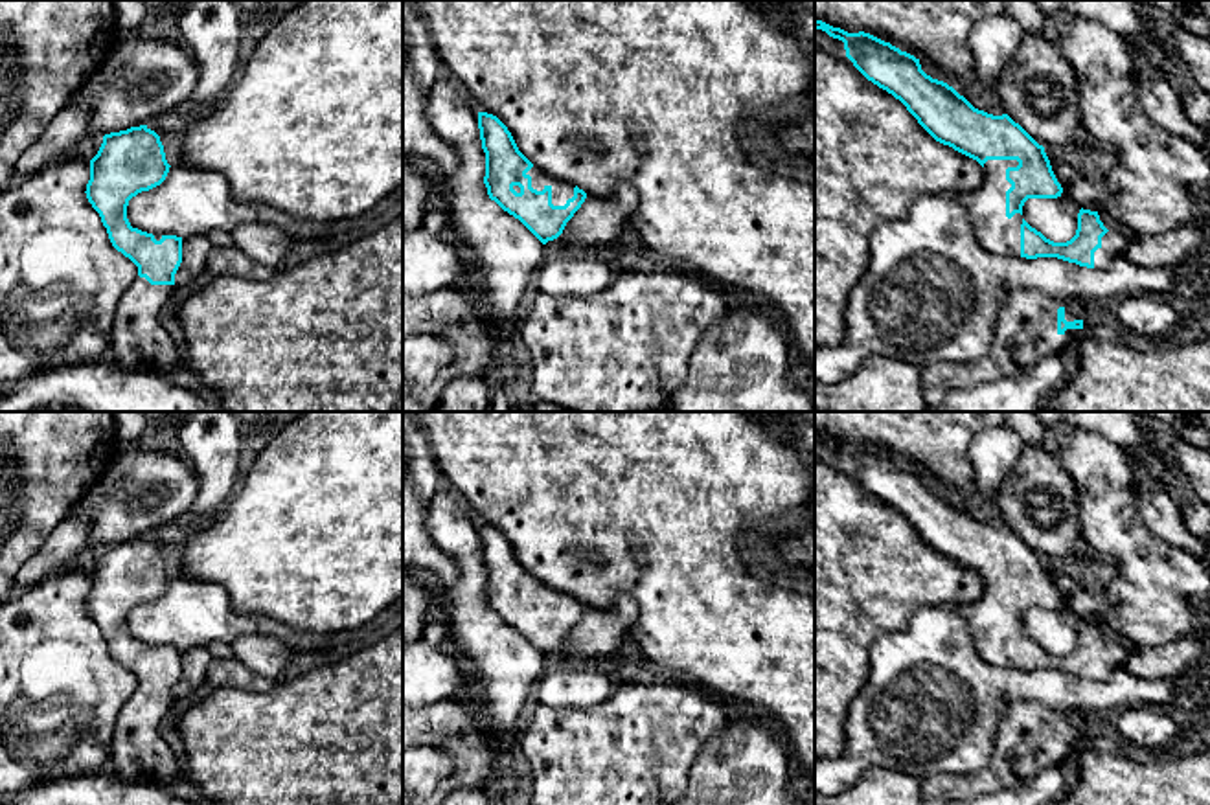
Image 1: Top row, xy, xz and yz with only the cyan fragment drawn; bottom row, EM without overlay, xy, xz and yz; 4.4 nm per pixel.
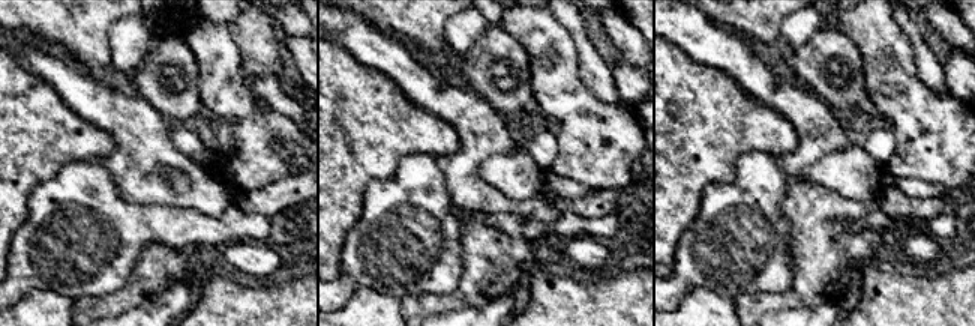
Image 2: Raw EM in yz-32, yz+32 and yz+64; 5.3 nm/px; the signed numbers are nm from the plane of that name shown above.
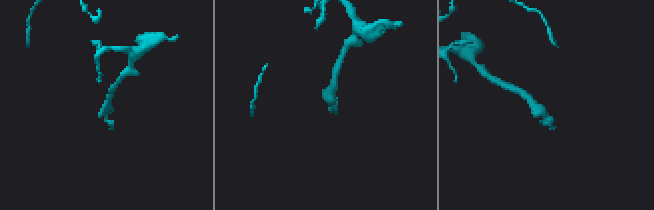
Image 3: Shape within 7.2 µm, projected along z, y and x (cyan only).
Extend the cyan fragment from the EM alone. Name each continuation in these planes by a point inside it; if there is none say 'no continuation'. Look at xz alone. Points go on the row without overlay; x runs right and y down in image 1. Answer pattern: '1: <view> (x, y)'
1: xz (561, 601)

